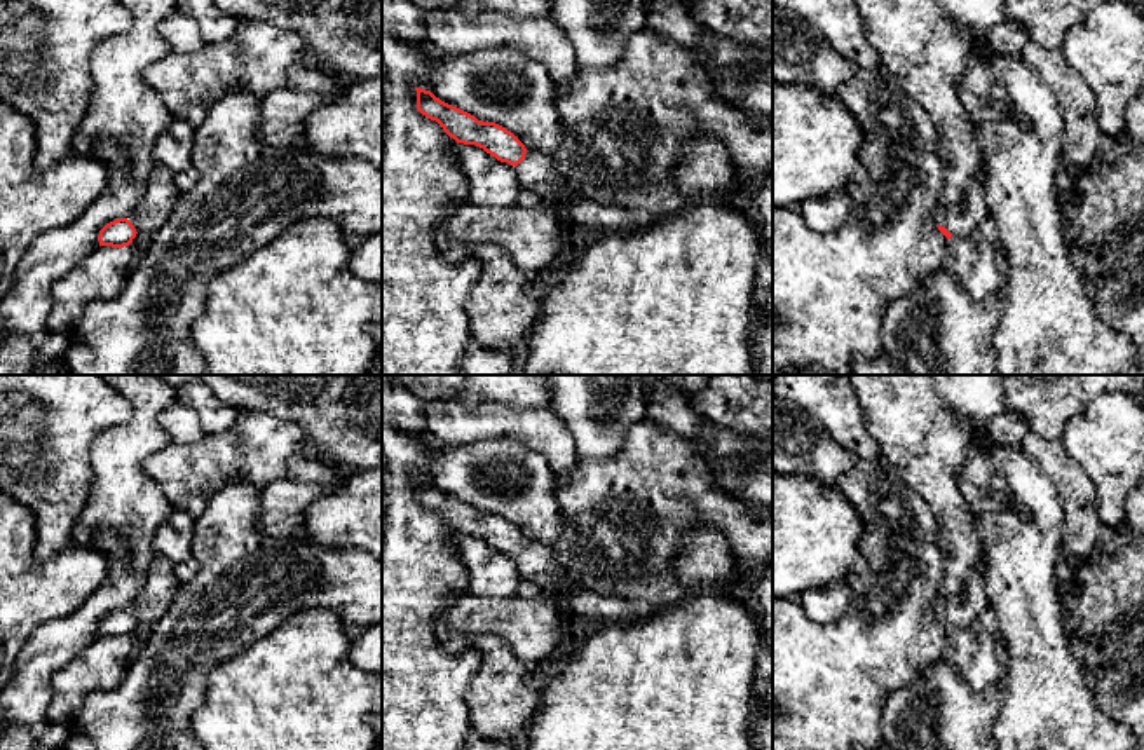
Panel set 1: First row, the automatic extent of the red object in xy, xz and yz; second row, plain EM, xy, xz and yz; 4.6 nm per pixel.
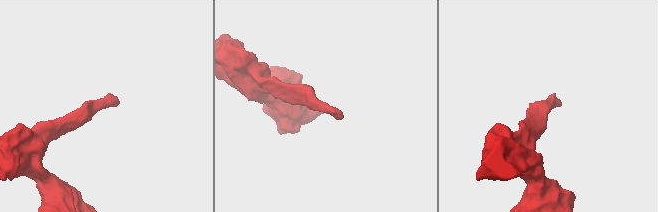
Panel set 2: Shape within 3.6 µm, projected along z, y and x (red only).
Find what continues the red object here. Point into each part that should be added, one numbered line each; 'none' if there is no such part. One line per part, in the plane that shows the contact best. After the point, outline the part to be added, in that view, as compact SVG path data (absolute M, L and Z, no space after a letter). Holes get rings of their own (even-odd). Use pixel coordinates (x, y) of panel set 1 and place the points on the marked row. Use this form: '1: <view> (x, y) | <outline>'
1: yz (960, 220) | M985 166L978 167L975 173L964 199L957 206L943 206L940 201L933 208L933 220L936 225L945 227L952 237L966 237L985 218L984 206L984 183L985 183Z

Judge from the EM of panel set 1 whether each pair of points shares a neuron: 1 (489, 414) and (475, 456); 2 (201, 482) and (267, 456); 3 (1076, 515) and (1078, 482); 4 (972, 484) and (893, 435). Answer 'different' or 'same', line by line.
1: different
2: same
3: same
4: different

